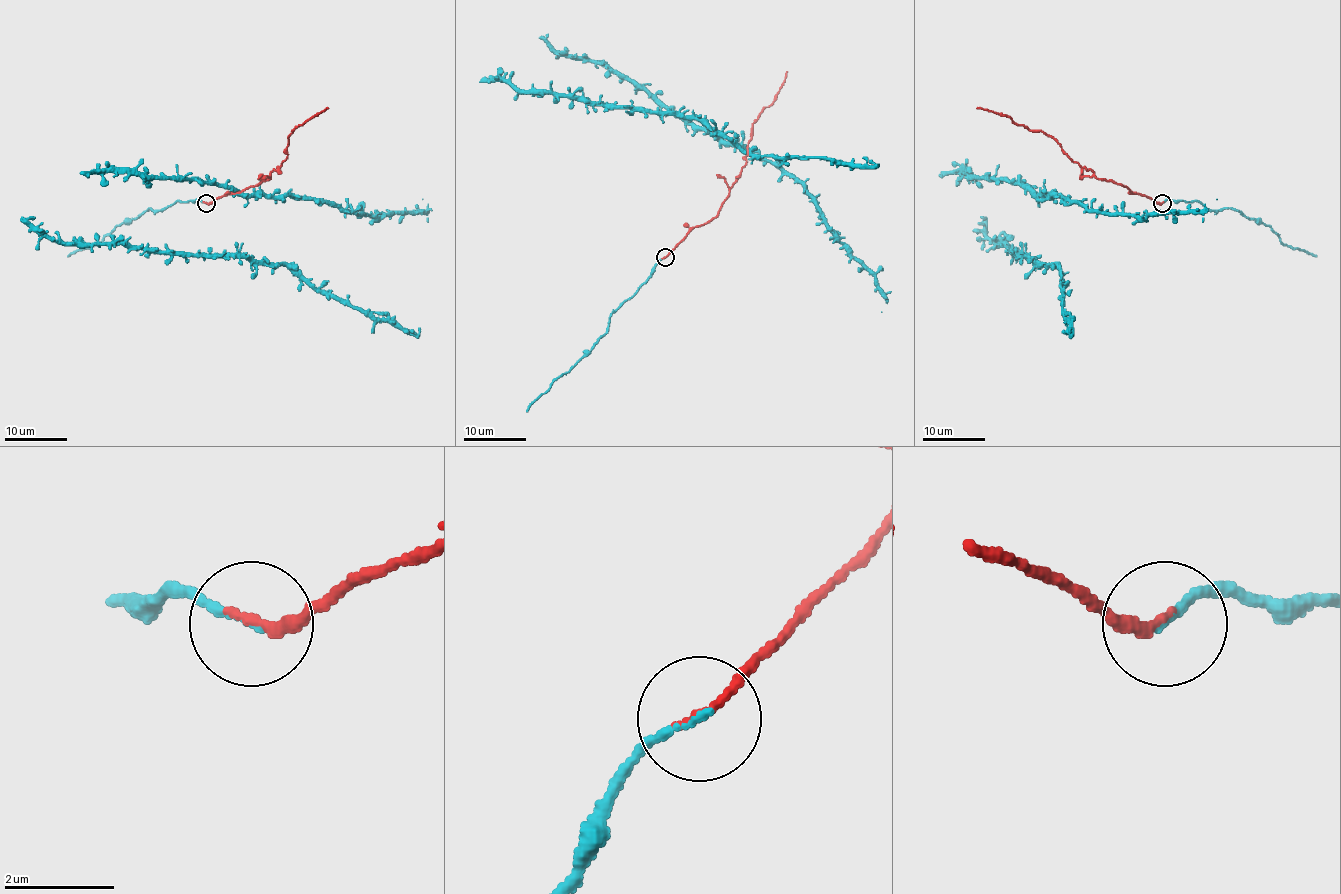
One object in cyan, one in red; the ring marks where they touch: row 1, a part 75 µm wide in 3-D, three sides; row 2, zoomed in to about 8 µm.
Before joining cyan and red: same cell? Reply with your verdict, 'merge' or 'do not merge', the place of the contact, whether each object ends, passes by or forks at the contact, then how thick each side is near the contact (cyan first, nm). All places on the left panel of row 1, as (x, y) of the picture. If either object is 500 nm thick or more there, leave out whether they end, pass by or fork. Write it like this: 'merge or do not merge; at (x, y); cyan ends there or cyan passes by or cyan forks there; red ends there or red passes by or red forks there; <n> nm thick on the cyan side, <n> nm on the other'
merge; at (206, 203); cyan ends there; red ends there; 120 nm thick on the cyan side, 200 nm on the other

